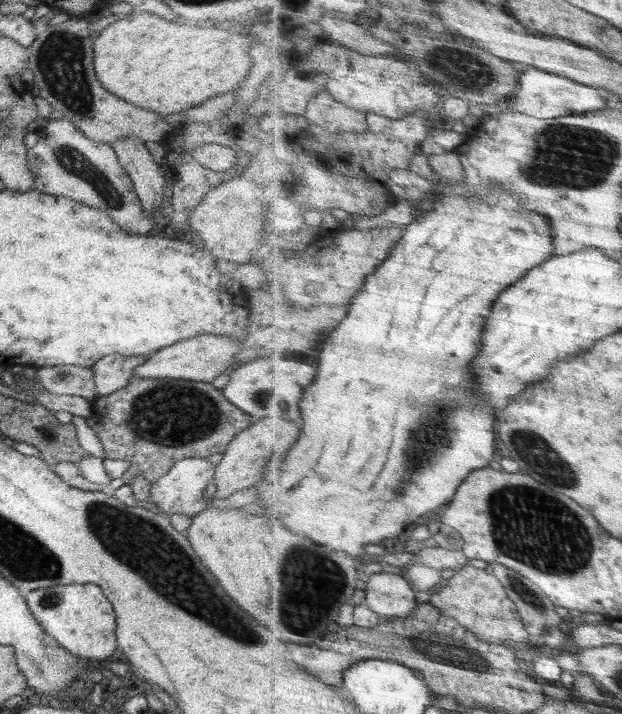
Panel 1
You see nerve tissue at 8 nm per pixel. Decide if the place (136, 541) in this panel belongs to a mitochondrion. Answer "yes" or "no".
yes

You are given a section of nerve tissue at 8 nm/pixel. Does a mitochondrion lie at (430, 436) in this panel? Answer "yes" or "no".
yes

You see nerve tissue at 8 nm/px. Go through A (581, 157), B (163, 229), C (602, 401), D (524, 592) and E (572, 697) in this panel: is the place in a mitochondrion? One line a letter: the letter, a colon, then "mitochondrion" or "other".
A: mitochondrion
B: other
C: other
D: mitochondrion
E: other

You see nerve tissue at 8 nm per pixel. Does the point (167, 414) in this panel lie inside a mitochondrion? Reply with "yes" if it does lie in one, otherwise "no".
yes

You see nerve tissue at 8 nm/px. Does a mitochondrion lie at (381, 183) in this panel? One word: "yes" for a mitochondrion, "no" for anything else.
no

